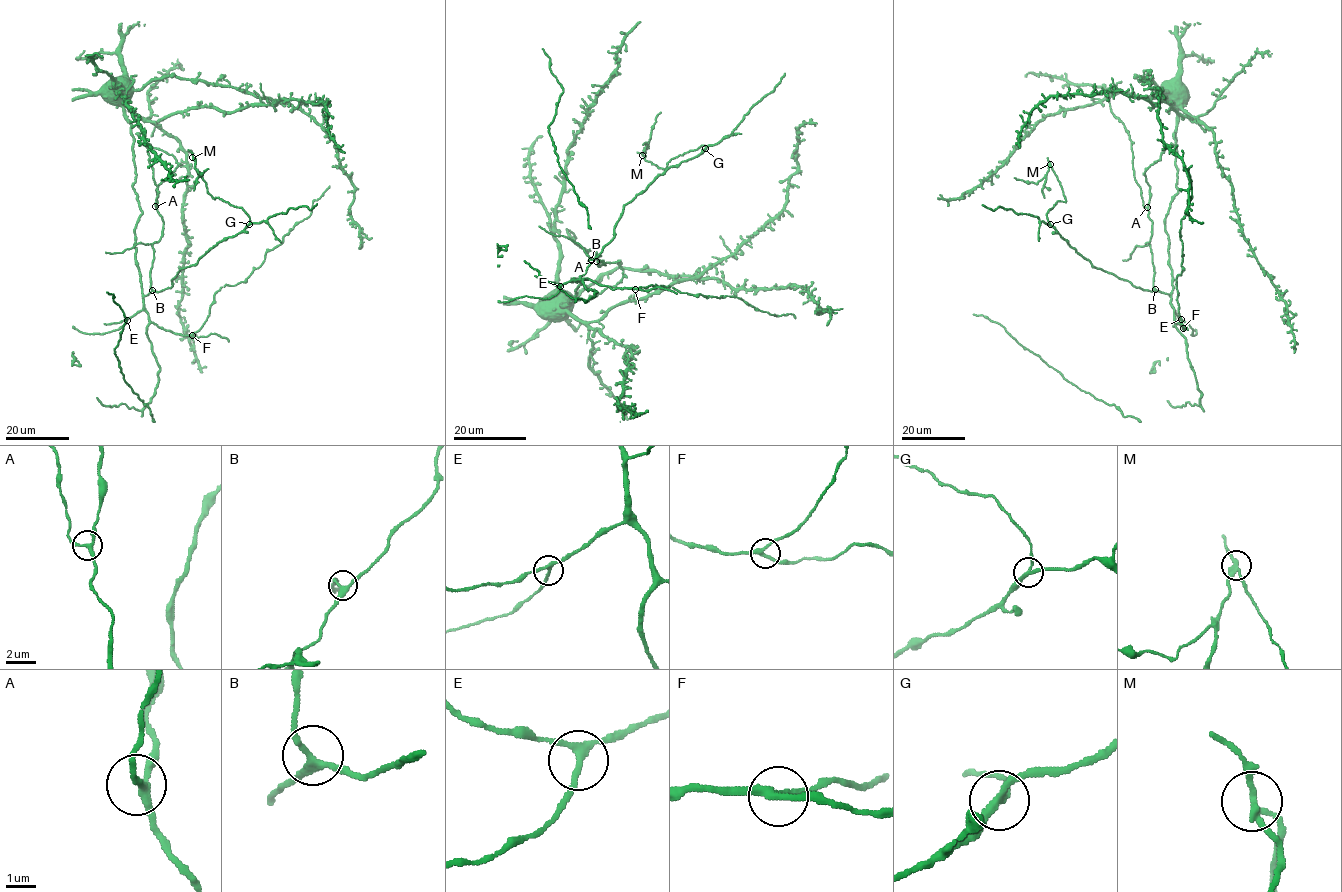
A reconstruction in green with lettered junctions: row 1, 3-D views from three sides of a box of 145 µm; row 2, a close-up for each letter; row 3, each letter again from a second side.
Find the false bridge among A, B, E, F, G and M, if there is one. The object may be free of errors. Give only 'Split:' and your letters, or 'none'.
Split: M

